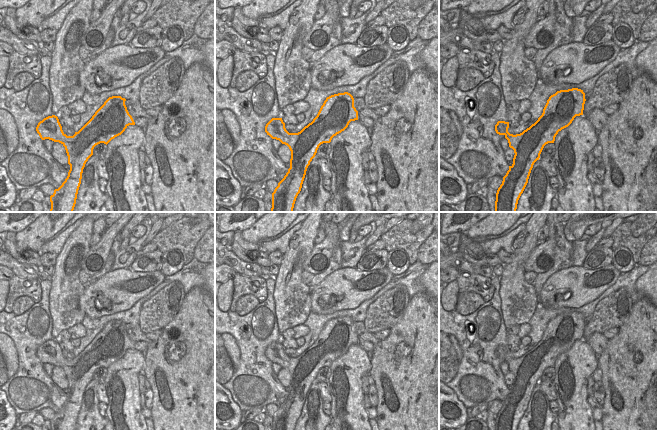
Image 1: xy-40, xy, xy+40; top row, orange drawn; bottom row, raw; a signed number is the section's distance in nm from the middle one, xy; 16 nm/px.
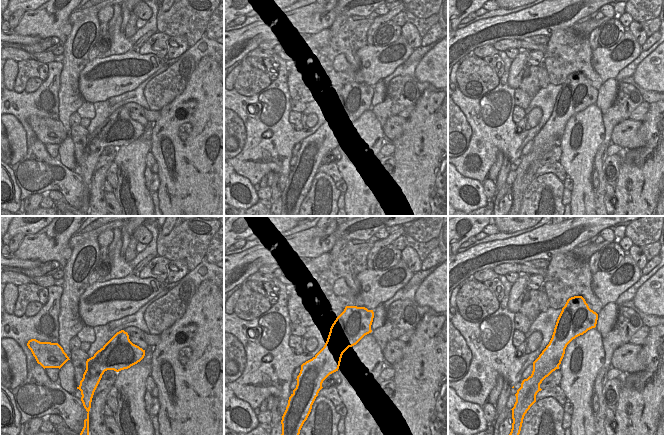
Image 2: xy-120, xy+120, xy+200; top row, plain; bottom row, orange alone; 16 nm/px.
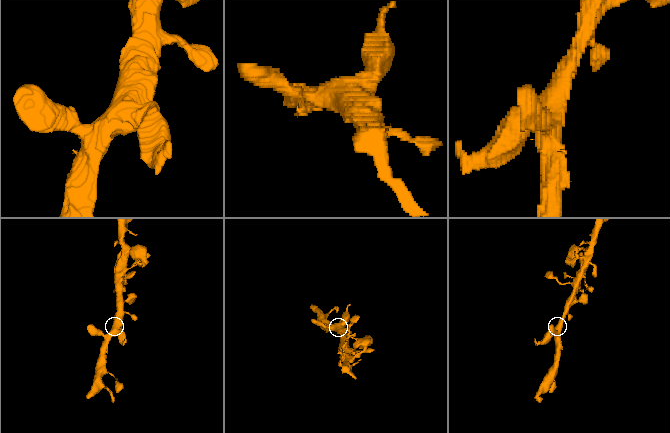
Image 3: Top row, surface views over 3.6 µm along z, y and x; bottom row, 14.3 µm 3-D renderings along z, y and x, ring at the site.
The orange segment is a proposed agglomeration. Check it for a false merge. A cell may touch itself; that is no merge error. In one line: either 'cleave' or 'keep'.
keep

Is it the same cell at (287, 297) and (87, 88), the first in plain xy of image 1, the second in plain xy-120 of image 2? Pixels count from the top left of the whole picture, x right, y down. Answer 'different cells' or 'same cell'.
different cells

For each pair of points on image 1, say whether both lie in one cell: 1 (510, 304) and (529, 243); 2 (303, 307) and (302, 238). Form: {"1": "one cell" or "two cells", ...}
{"1": "one cell", "2": "one cell"}

